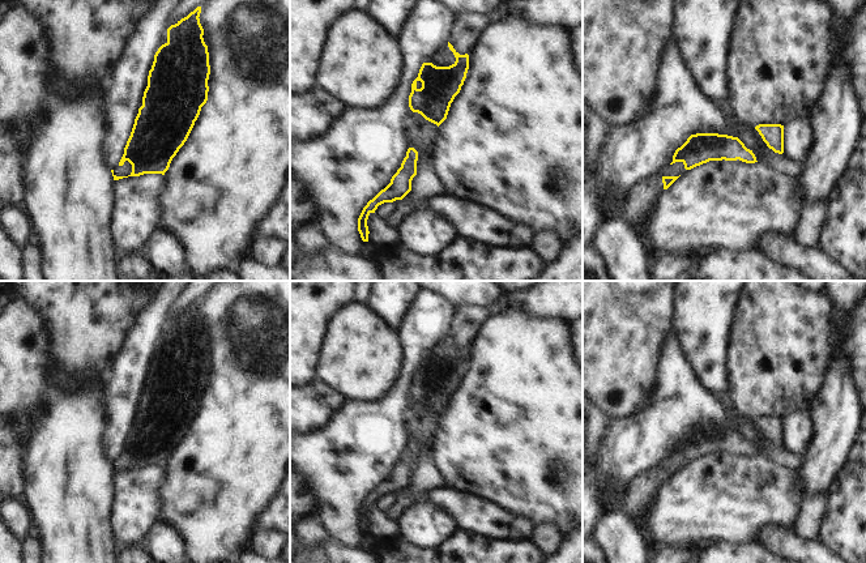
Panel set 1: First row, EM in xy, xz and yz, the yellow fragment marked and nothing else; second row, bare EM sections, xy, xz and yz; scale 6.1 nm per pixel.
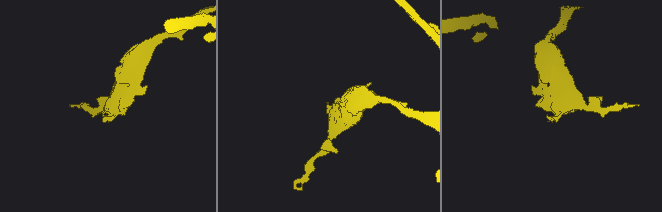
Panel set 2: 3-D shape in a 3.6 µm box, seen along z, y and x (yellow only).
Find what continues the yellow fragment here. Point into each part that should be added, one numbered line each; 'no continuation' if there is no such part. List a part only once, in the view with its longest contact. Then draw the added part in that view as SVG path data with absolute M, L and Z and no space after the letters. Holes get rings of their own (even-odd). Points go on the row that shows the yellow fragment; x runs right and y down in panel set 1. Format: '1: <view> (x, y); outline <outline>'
1: xz (444, 56); outline M445 44L425 60L425 63L432 63L436 67L449 67L455 64L455 61L456 57L449 50L448 44Z

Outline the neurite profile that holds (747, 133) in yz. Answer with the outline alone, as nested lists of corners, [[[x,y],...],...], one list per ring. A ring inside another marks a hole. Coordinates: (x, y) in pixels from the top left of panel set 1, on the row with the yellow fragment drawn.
[[[726,99],[720,101],[718,106],[728,120],[728,125],[737,132],[738,138],[755,154],[759,163],[765,163],[771,169],[795,179],[799,176],[805,162],[793,161],[784,153],[778,154],[769,149],[755,127],[738,119]]]

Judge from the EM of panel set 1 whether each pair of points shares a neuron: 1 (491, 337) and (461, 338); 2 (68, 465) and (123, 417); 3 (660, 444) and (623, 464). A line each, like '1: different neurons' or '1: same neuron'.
1: different neurons
2: different neurons
3: same neuron

